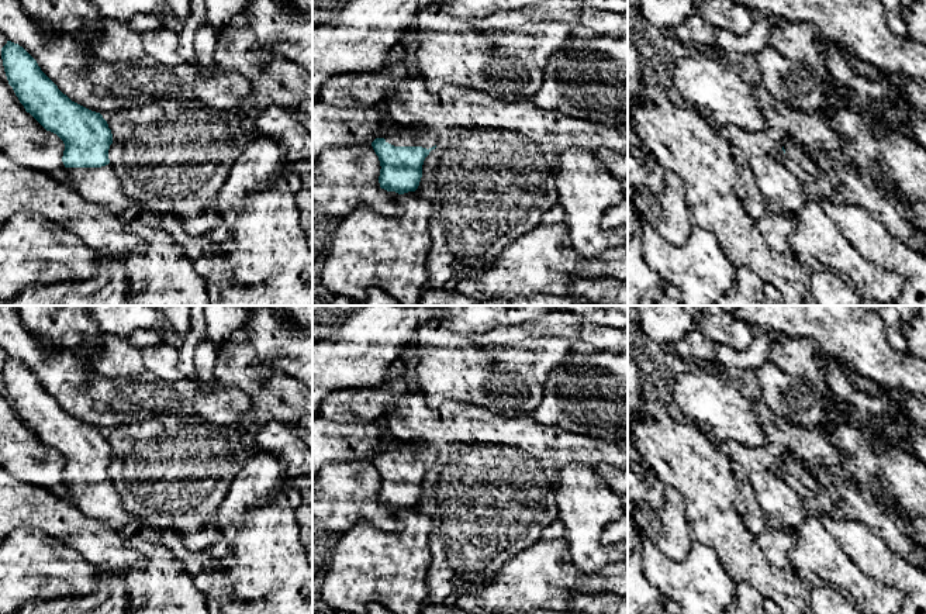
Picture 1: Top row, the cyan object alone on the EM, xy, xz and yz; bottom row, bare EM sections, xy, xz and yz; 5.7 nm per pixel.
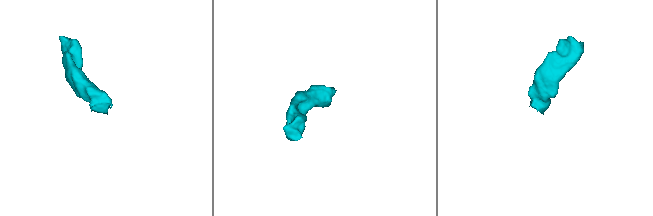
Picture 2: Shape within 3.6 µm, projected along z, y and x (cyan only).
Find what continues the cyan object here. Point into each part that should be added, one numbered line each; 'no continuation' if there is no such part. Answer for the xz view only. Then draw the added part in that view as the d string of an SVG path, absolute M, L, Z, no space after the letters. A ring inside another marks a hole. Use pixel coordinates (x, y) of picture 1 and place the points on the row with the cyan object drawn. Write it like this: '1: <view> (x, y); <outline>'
1: xz (410, 137); M405 127L401 134L388 135L384 139L394 146L422 146L429 149L436 145L435 135L419 132L411 127Z

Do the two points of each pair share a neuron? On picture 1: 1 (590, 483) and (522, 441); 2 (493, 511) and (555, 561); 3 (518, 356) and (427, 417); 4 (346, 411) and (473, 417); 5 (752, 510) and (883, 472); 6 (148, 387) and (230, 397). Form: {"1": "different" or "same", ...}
{"1": "different", "2": "different", "3": "different", "4": "different", "5": "same", "6": "same"}

